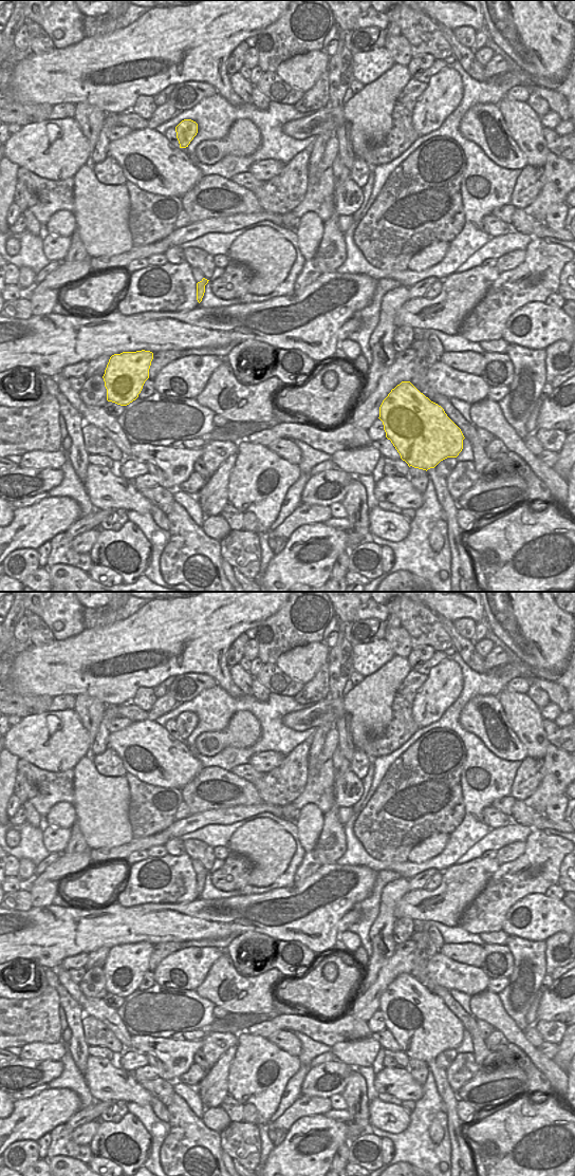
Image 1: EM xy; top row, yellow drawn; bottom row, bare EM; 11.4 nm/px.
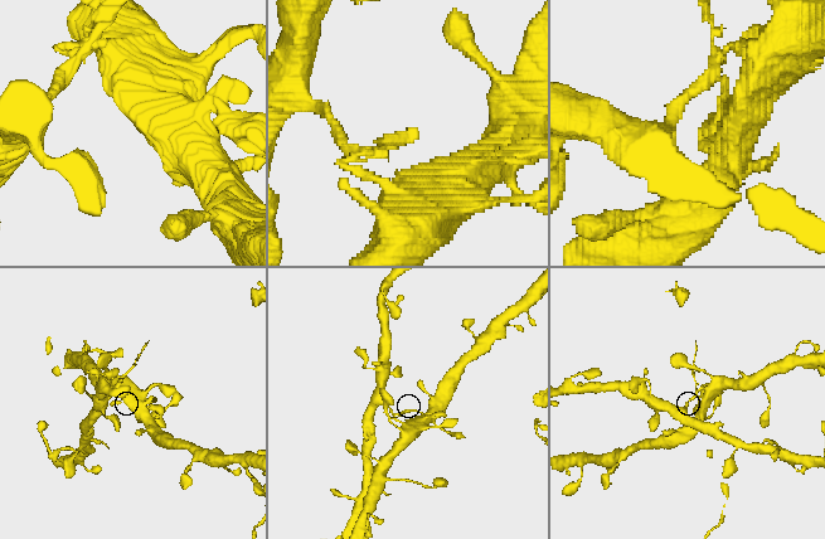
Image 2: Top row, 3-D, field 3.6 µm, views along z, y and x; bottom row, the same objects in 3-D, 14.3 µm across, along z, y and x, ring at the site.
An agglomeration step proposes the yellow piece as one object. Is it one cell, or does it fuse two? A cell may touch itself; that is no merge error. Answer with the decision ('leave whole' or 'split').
split

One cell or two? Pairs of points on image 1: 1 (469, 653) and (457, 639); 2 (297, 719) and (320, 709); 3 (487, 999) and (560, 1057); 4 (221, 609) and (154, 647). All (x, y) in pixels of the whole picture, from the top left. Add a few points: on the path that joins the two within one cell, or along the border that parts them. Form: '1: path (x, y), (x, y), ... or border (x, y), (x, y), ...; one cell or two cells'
1: path (468, 649), (466, 645), (461, 644); one cell
2: path (302, 719), (308, 719), (315, 714); one cell
3: border (553, 1059), (563, 1070); two cells
4: path (204, 626), (192, 635), (171, 637); one cell

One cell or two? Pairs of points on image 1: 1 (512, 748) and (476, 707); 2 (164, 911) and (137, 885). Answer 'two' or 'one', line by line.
1: one
2: two

